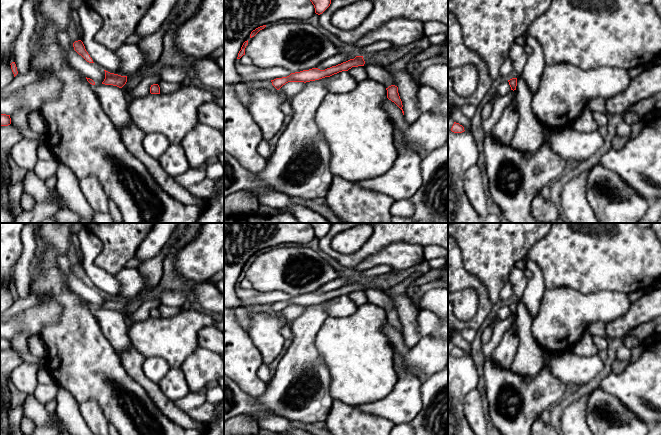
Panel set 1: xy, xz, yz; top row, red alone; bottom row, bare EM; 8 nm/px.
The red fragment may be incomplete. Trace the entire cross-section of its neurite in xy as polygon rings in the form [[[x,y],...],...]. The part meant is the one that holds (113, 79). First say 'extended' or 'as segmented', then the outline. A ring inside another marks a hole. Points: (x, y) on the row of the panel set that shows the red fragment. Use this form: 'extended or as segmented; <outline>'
as segmented; [[[104,70],[104,71],[105,71],[105,79],[102,82],[102,84],[113,85],[113,86],[117,86],[119,88],[122,88],[126,84],[127,76],[121,76],[118,74],[110,73],[106,70]]]

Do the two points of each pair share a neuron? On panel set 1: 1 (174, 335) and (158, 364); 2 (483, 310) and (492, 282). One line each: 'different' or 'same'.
1: different
2: different

